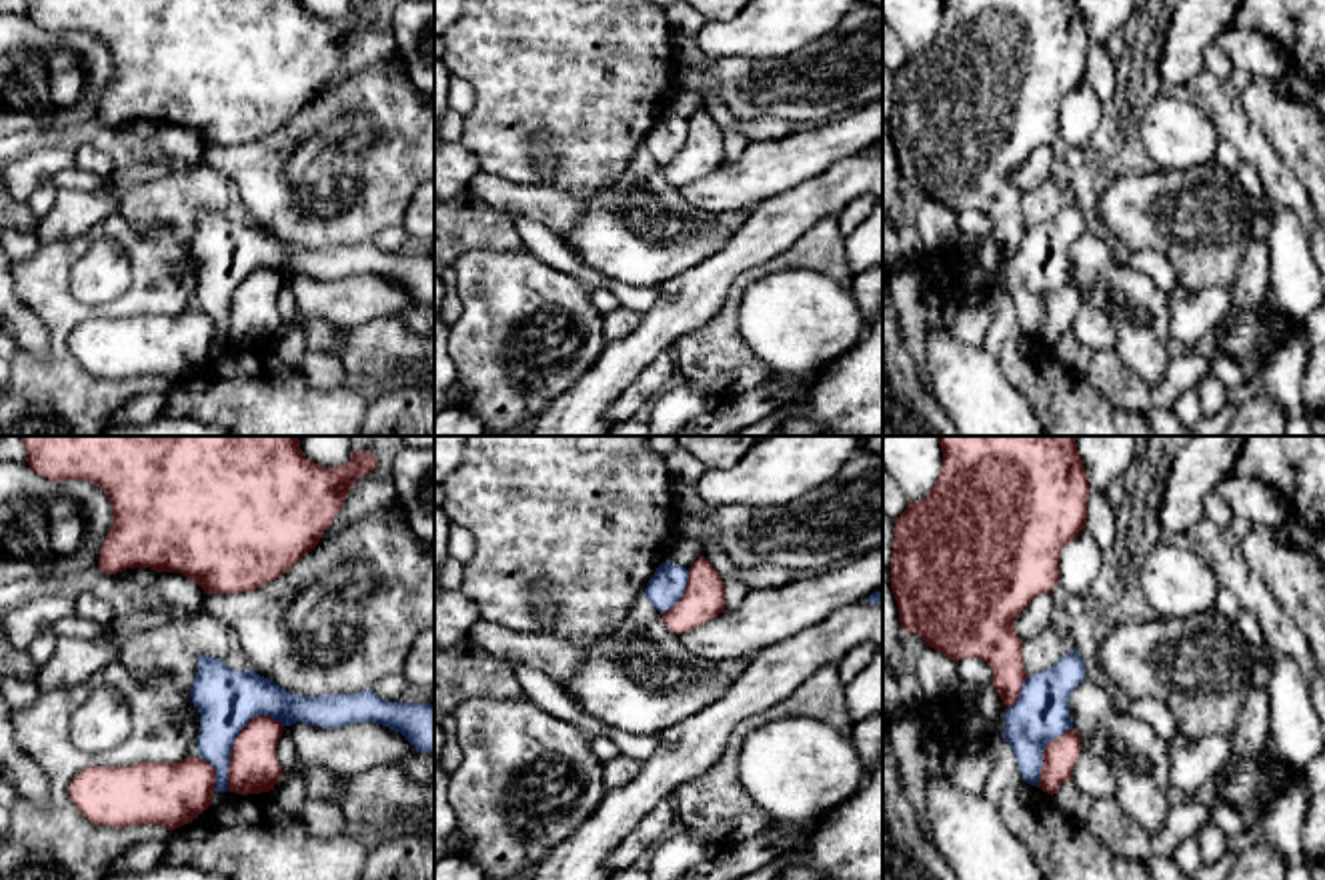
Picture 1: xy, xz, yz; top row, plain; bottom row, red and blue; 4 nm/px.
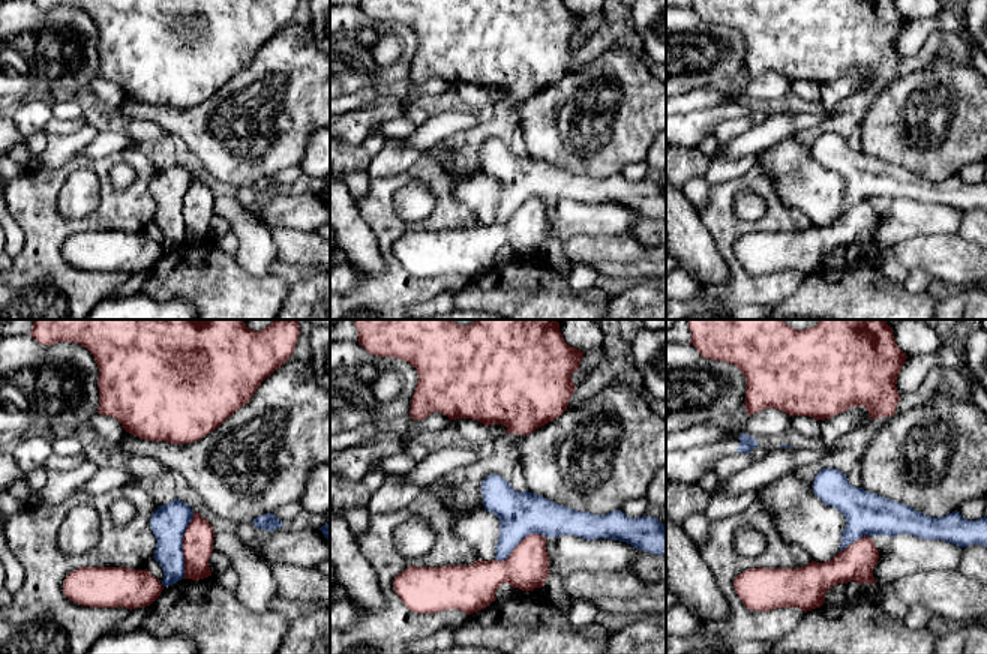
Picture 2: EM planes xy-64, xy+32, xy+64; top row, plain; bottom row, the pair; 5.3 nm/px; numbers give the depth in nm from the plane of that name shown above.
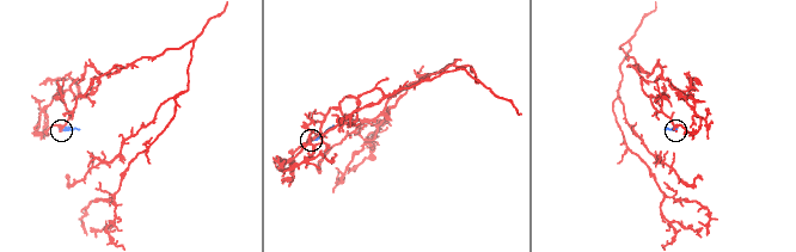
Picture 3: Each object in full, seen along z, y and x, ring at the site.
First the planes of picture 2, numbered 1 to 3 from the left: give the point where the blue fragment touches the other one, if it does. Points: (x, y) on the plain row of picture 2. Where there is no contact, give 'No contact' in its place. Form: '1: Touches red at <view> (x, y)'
1: Touches red at xy-64 (183, 209)
2: Touches red at xy+32 (519, 207)
3: Touches red at xy+64 (854, 206)

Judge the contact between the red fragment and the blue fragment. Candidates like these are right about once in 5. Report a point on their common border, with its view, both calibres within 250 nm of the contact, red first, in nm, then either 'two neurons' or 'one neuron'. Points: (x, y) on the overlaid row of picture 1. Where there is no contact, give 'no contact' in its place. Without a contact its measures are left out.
meets red in xy at (235, 742); 200 nm thick on the red side, 240 nm on the other; two neurons

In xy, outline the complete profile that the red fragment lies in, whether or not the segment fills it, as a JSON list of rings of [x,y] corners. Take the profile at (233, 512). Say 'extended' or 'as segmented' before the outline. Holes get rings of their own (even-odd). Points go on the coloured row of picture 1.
as segmented | [[[22,436],[28,466],[54,482],[86,480],[104,490],[114,516],[100,546],[98,568],[118,574],[126,568],[178,572],[204,594],[240,594],[280,578],[316,548],[342,510],[358,476],[376,468],[372,452],[350,452],[342,466],[310,462],[298,436]]]

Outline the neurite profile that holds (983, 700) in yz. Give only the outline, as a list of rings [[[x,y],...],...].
[[[961,682],[957,698],[965,710],[973,712],[981,722],[989,722],[995,734],[1005,730],[1007,706],[993,684]]]

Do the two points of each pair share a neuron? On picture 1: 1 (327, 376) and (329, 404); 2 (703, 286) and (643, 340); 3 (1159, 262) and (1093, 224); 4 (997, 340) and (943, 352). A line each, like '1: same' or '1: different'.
1: different
2: same
3: same
4: different

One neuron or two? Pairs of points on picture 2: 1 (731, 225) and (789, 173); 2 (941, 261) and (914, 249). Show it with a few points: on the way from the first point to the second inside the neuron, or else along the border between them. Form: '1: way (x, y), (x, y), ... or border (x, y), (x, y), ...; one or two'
1: border (756, 162), (774, 183), (779, 197), (800, 210); two
2: way (935, 255), (920, 252); one

